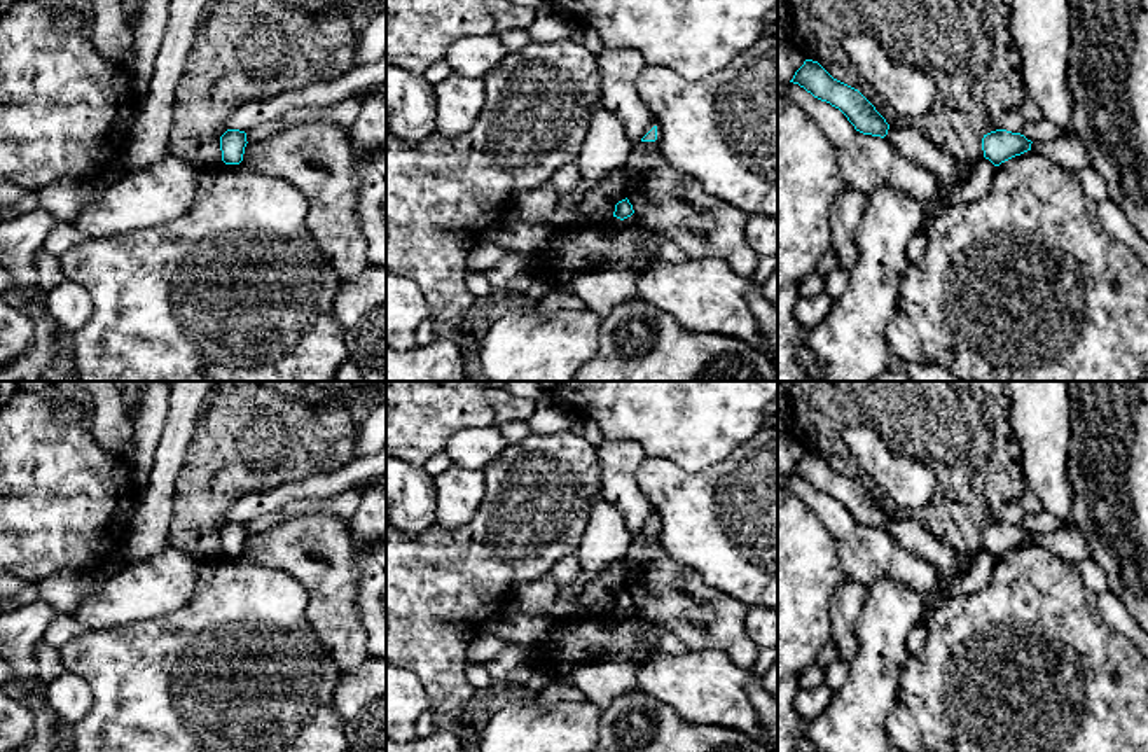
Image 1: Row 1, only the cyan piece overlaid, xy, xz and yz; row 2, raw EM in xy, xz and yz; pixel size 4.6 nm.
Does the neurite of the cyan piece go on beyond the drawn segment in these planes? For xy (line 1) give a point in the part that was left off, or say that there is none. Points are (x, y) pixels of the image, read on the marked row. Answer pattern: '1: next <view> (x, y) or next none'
1: next none

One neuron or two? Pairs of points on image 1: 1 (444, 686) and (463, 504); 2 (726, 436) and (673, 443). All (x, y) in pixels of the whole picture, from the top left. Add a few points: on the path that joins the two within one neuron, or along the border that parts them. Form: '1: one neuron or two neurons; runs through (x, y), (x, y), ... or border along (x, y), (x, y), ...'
1: two neurons; border along (484, 488), (467, 522), (435, 525)
2: one neuron; runs through (713, 436), (685, 436)

